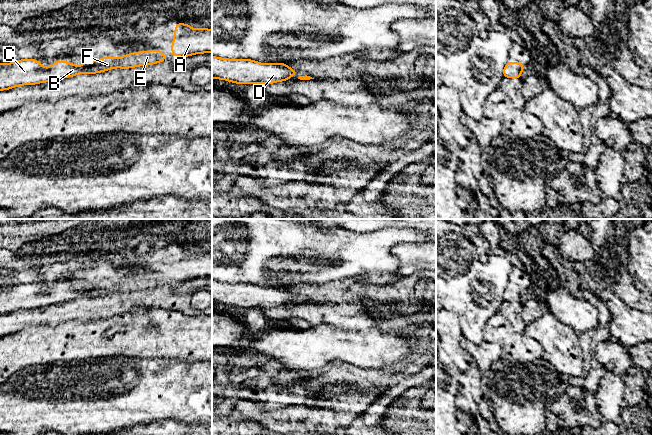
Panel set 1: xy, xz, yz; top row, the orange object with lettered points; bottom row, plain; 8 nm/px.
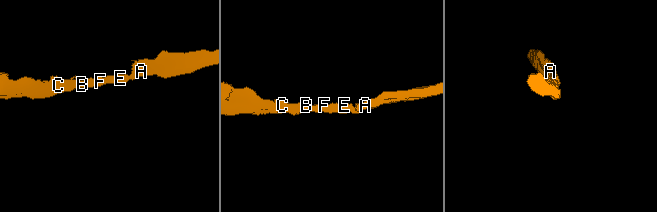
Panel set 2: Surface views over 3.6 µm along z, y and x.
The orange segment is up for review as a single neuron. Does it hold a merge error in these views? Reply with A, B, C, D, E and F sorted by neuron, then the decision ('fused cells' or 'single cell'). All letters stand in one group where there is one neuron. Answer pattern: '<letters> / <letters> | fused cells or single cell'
A B C D E F | single cell

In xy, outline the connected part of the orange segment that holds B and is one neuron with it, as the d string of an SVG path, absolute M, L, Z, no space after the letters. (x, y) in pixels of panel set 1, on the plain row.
M158 274L134 276L119 282L102 281L97 285L85 285L81 290L68 285L55 285L50 291L43 291L35 283L23 283L0 288L0 315L21 309L34 309L84 297L100 297L113 292L134 292L166 285L164 277Z

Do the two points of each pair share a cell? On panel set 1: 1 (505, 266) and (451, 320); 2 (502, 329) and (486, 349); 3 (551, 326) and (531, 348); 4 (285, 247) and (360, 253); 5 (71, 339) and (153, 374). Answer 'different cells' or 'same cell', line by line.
1: different cells
2: different cells
3: different cells
4: same cell
5: different cells

